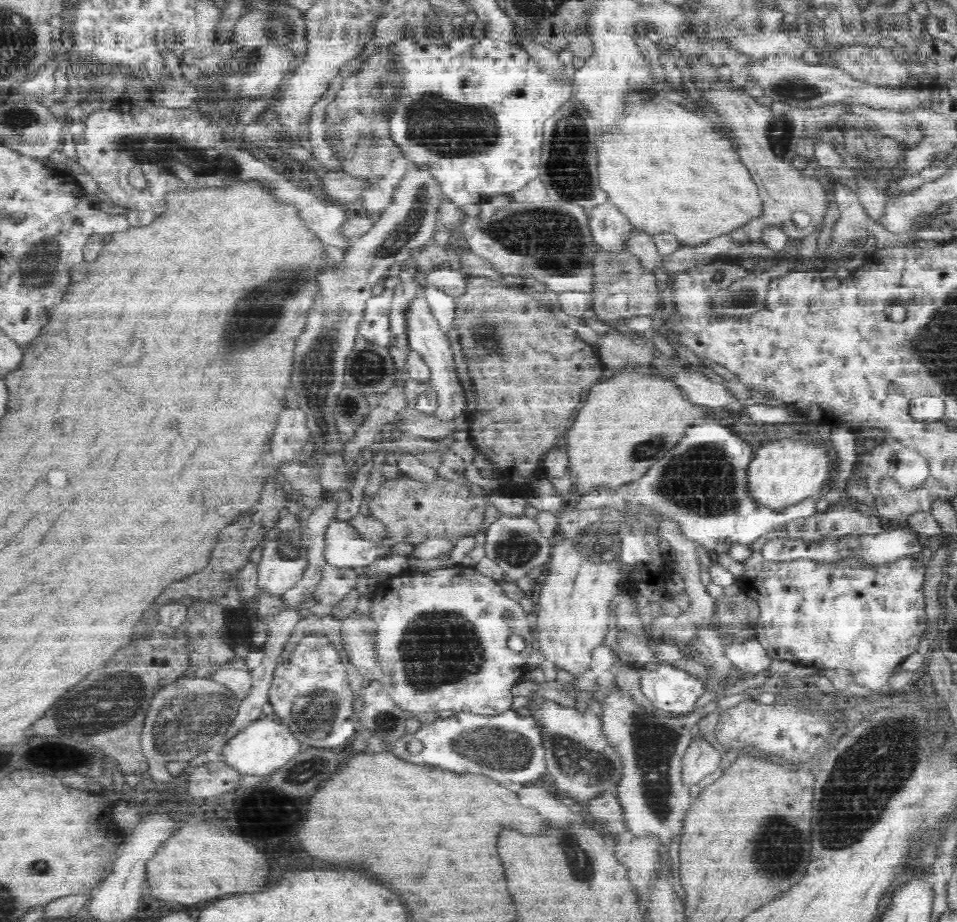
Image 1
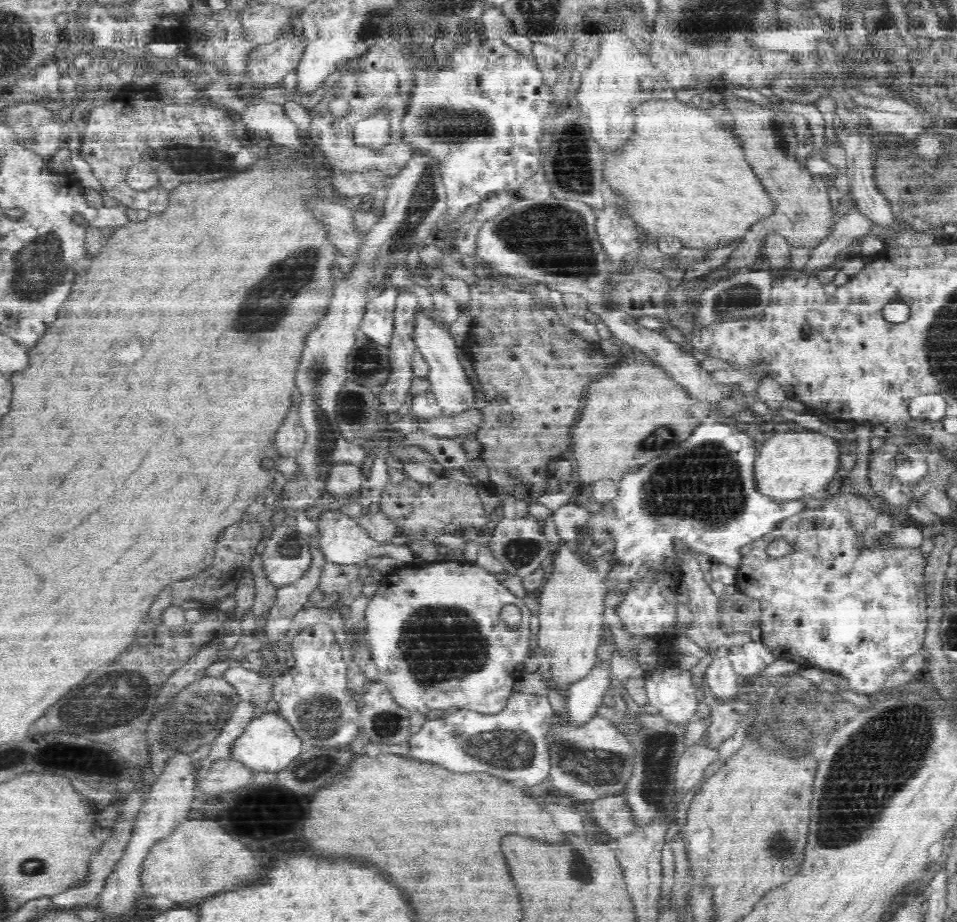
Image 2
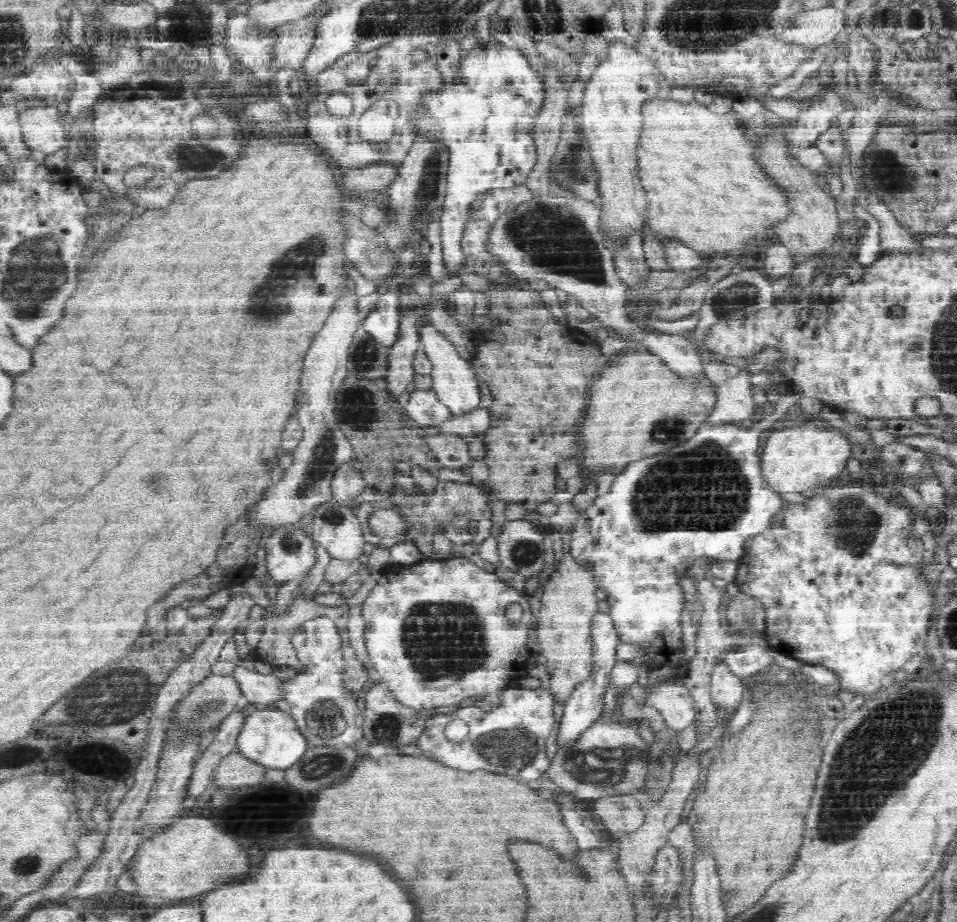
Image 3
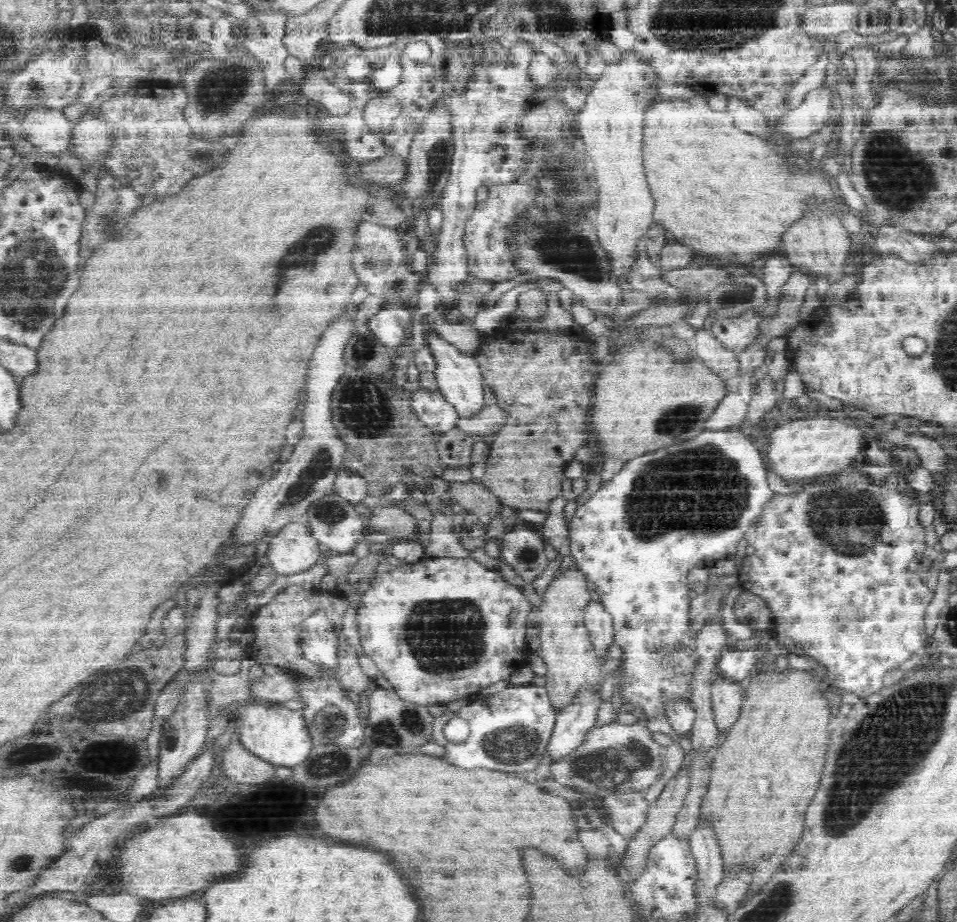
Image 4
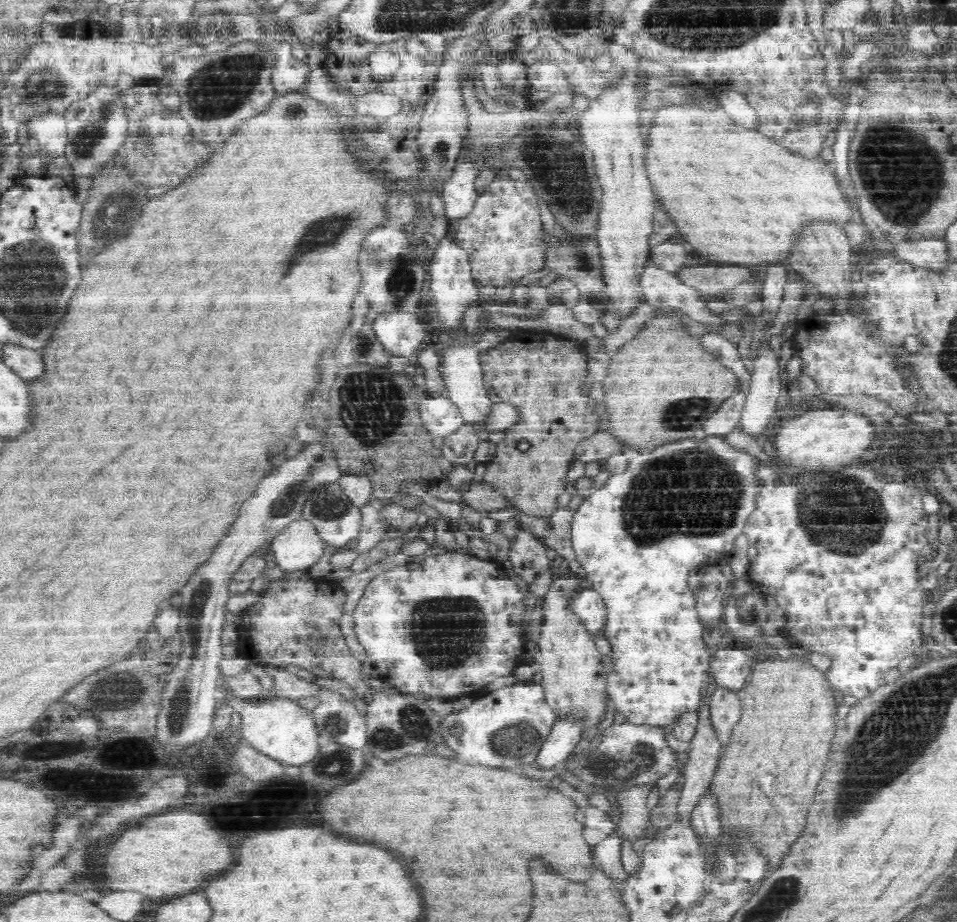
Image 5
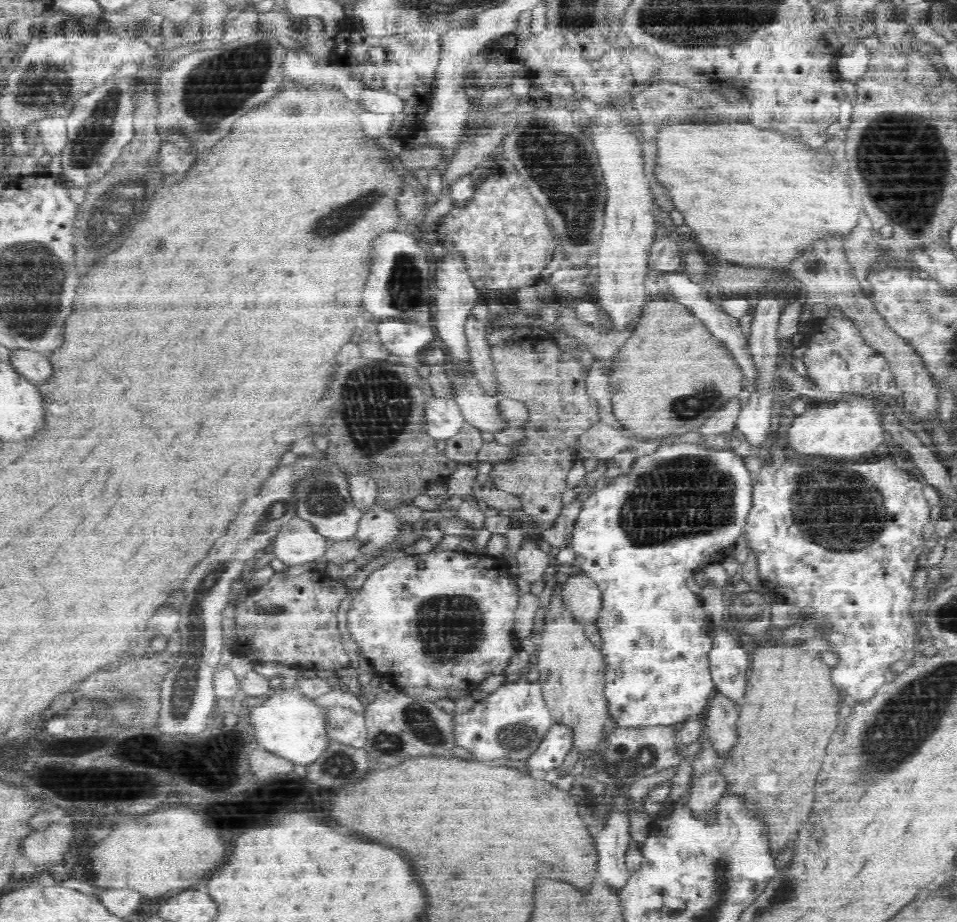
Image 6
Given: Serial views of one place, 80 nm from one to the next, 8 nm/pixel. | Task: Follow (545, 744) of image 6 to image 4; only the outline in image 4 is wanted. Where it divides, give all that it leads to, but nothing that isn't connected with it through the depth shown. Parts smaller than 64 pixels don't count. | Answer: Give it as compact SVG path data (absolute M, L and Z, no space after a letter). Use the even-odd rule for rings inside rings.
M584 693L579 701L557 714L552 734L544 748L544 755L554 764L574 752L596 724L600 694Z

